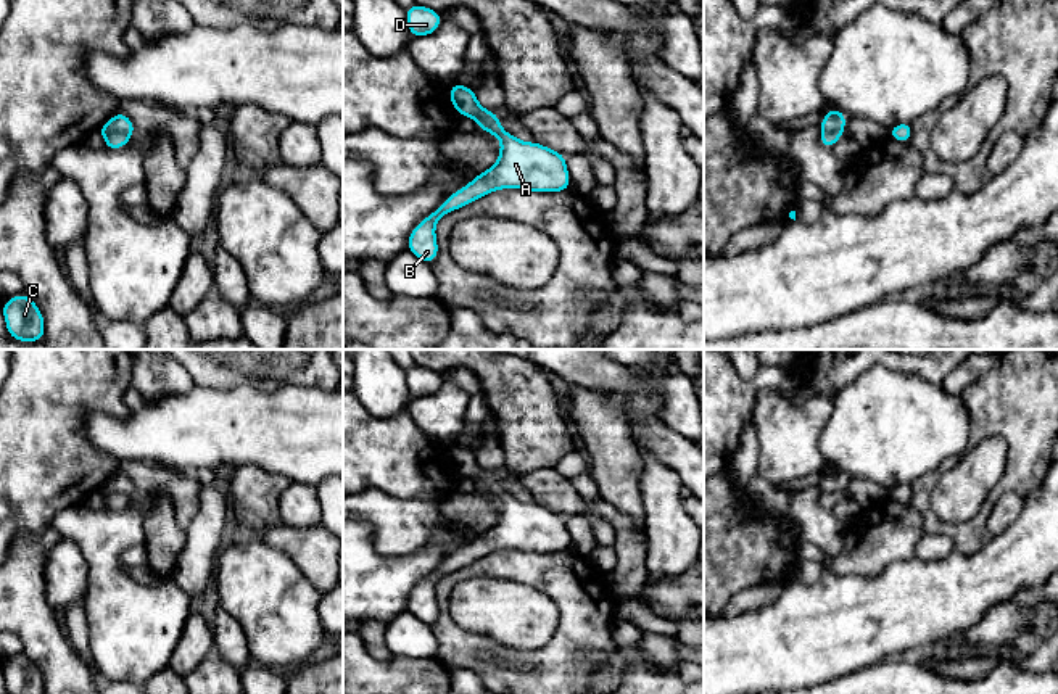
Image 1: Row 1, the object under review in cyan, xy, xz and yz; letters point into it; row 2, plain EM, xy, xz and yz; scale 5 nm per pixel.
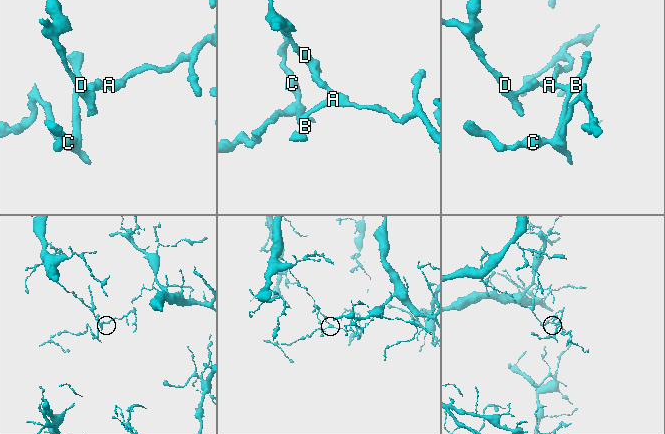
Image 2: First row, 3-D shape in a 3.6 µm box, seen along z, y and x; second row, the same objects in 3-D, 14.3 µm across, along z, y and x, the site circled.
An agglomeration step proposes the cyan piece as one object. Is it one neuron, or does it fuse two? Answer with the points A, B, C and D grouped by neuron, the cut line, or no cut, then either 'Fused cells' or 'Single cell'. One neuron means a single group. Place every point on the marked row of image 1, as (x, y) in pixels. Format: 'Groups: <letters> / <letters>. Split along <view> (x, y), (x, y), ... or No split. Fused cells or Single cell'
Groups: A B C / D. Split along xy (107, 123), (129, 136). Fused cells

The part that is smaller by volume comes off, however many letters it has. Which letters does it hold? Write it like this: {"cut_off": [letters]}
{"cut_off": ["A", "B", "C"]}

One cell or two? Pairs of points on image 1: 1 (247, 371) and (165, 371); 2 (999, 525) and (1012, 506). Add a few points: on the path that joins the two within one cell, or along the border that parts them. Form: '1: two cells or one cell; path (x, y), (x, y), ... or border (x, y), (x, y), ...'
1: two cells; border (181, 366), (194, 384)
2: one cell; path (999, 520), (1007, 511)

